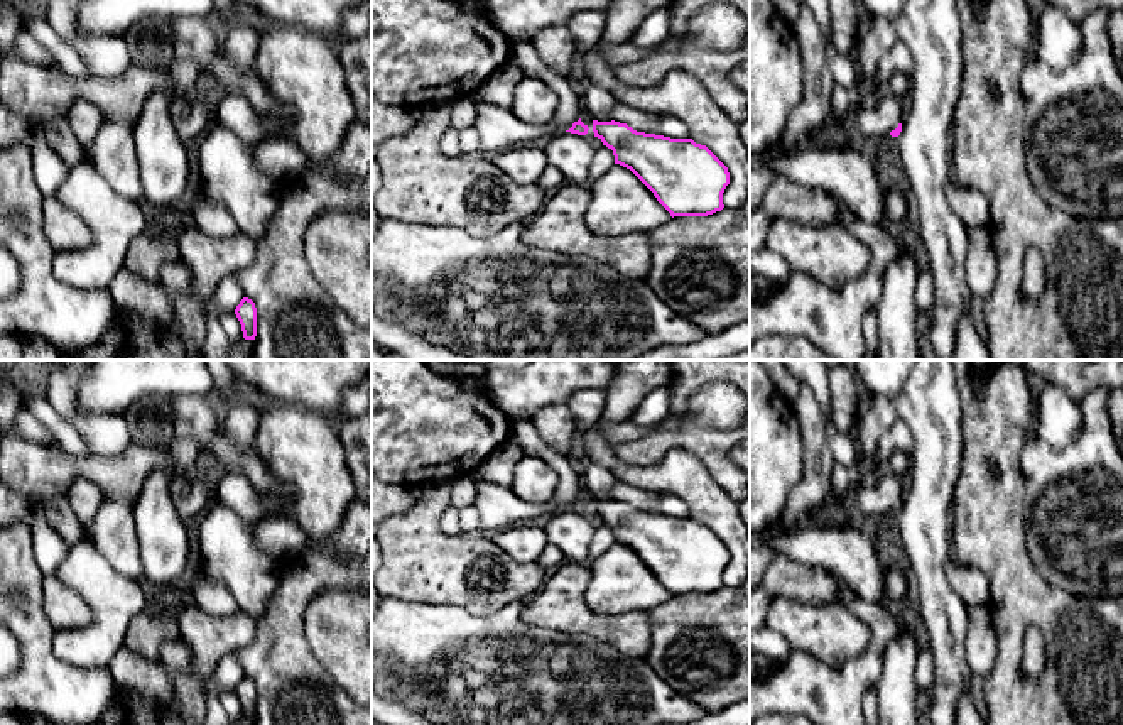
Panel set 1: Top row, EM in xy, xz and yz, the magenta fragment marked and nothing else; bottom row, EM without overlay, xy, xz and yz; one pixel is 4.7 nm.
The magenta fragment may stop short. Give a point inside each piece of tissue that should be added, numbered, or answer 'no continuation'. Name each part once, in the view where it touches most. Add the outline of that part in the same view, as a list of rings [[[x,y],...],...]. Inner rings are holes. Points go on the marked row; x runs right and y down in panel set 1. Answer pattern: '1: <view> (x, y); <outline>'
1: xz (499, 129); [[[512,41],[510,61],[518,66],[525,78],[537,78],[545,83],[559,98],[556,115],[544,125],[532,125],[517,118],[512,110],[495,106],[473,93],[476,105],[476,130],[480,134],[480,150],[485,155],[512,149],[525,140],[537,140],[547,134],[566,132],[584,113],[581,98],[569,86],[569,79],[549,69],[537,54],[532,41]]]

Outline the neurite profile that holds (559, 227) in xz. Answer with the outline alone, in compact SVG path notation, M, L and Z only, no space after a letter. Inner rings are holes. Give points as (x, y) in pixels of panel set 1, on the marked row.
M589 188L556 189L544 208L524 225L520 240L532 248L591 257L628 279L645 281L652 265L647 233L603 237L589 232L584 221L589 203Z

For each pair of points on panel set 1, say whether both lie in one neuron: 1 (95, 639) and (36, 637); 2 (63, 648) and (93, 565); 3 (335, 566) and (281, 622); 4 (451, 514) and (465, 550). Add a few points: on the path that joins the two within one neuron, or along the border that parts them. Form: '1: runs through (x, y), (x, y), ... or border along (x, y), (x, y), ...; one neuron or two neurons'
1: border along (53, 632), (53, 653), (78, 668); two neurons
2: runs through (86, 637), (102, 622), (102, 588); one neuron
3: runs through (320, 575), (287, 607); one neuron
4: border along (450, 506), (441, 516), (441, 529), (456, 536); two neurons

